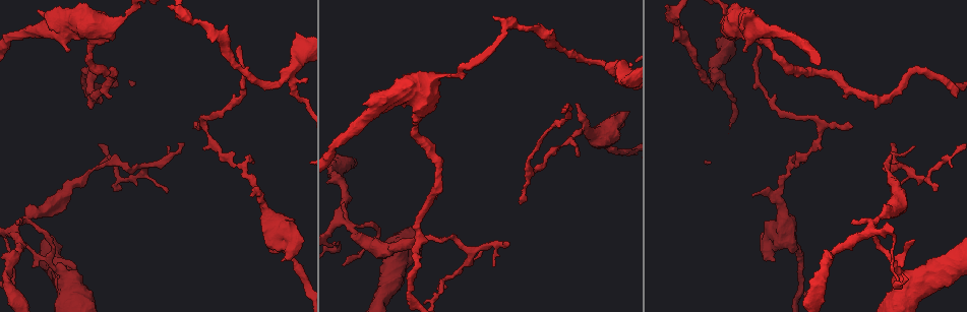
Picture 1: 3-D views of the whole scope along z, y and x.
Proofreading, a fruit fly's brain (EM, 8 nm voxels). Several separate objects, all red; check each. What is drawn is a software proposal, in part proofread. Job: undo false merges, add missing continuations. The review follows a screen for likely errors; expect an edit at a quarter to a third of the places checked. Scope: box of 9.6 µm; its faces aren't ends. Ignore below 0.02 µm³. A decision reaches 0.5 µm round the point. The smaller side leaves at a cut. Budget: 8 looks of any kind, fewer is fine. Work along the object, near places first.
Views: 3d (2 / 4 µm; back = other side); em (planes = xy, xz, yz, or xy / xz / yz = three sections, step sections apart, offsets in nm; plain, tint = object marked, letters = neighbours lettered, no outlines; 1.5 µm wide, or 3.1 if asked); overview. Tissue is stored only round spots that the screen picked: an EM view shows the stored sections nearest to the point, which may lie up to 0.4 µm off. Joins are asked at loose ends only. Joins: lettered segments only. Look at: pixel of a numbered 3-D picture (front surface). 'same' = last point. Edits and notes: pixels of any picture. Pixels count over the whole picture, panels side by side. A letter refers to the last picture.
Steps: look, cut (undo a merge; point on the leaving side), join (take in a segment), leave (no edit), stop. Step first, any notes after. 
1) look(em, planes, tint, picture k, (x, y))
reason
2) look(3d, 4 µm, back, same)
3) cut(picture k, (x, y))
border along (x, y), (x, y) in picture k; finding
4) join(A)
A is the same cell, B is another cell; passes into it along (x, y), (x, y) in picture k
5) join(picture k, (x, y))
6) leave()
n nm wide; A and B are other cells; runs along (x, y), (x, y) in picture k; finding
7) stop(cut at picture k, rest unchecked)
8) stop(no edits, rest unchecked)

look(3d, 2 µm, picture 1, (296, 33))
thick end

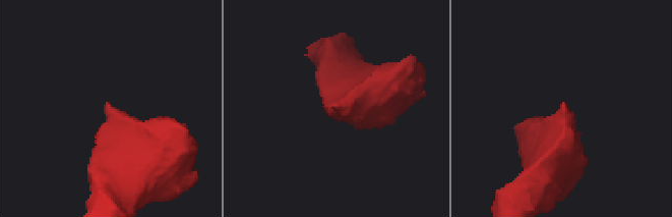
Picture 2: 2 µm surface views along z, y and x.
look(em, planes, letters, picture 2, (335, 103))

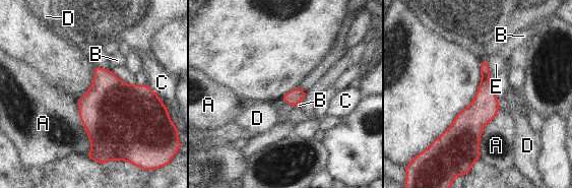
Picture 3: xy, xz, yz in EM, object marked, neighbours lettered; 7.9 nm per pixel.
leave()
A touches over 440 nm; A, B, C, D and E are other cells; no lettered segment goes on from it

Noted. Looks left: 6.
look(em, yz, step 8, plain, picture 1, (183, 13))
sharp bend

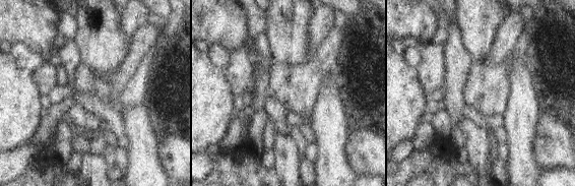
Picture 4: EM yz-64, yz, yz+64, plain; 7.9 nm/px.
look(em, yz, step 8, letters, same)
see the neighbours

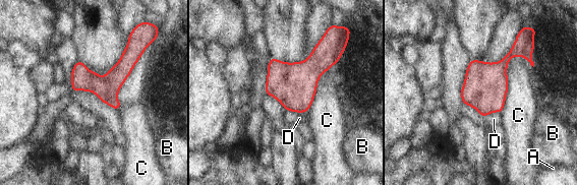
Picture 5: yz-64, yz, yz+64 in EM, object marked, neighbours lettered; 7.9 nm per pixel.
leave()
A, B, C and D are other cells; runs along (133, 57), (108, 82), (74, 87) in picture 5; all the same neuron

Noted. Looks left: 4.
look(3d, 2 µm, back, picture 1, (893, 144))
thin end

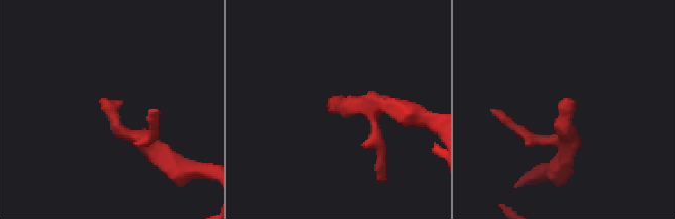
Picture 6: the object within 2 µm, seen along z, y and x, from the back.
look(em, xy, step 4, letters, picture 6, (349, 102))

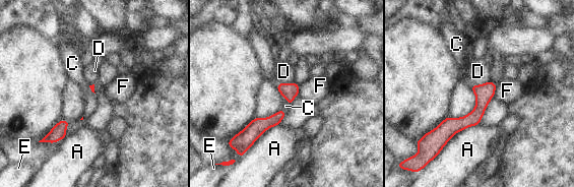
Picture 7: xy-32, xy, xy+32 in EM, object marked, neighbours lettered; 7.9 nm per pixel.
leave()
A, C, D, E and F are other cells; runs along (493, 85), (426, 158) in picture 7; none of them fits

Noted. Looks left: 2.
stop(no edits, rest unchecked)

